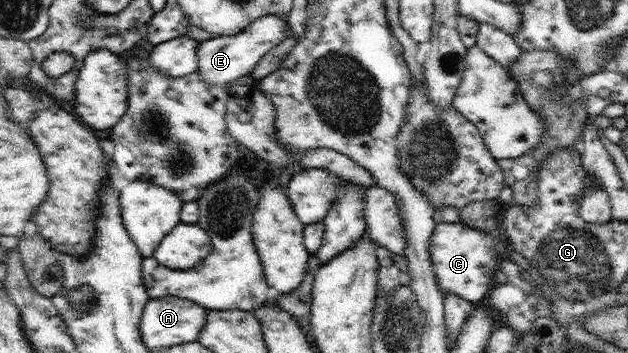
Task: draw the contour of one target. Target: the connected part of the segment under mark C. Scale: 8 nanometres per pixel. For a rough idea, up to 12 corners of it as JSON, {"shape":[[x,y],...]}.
{"shape":[[438,220],[430,259],[442,295],[486,301],[512,244]]}

